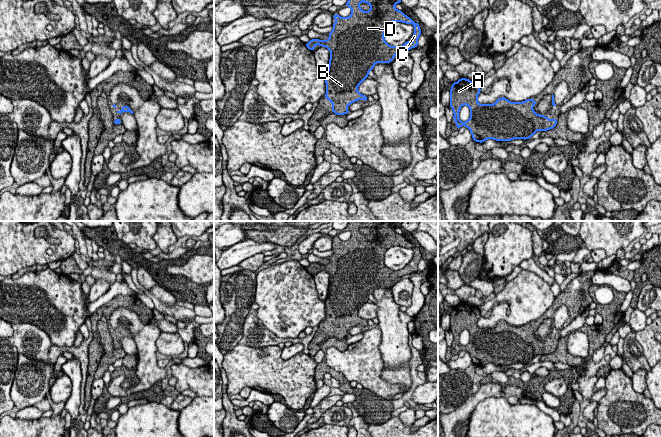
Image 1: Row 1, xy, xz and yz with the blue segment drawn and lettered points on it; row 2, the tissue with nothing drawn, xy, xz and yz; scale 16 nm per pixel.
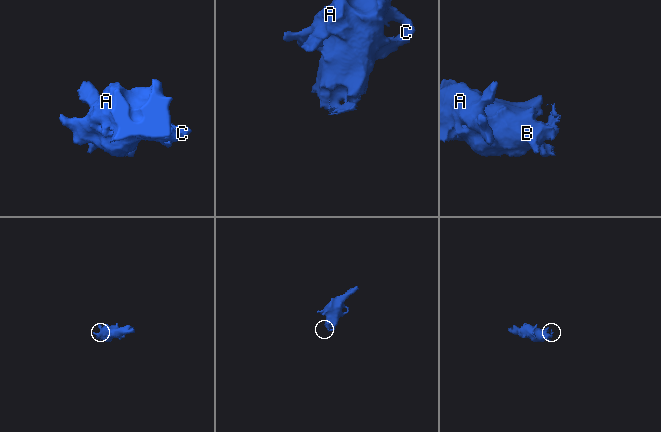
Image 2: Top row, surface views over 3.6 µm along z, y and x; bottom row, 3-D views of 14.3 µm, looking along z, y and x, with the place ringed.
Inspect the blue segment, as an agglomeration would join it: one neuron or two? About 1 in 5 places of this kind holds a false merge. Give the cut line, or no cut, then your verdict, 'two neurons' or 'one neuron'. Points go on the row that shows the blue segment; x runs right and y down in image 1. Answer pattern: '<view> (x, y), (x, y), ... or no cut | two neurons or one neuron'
no cut | one neuron

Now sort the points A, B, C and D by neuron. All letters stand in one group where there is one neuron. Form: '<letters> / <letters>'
A B C D

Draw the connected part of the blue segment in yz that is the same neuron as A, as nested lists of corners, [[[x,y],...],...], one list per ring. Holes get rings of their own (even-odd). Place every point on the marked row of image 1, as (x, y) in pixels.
[[[460,78],[457,82],[453,82],[450,88],[450,104],[453,110],[453,120],[459,129],[465,126],[470,130],[472,140],[483,143],[488,139],[495,141],[511,141],[514,139],[527,140],[537,131],[547,131],[555,128],[558,123],[557,119],[549,119],[545,115],[537,114],[533,110],[533,106],[537,102],[529,98],[522,102],[511,102],[505,97],[500,97],[493,104],[480,104],[478,95],[481,88],[478,83],[472,82],[467,78]],[[467,105],[470,109],[470,118],[463,122],[459,118],[459,112],[462,106]]]

